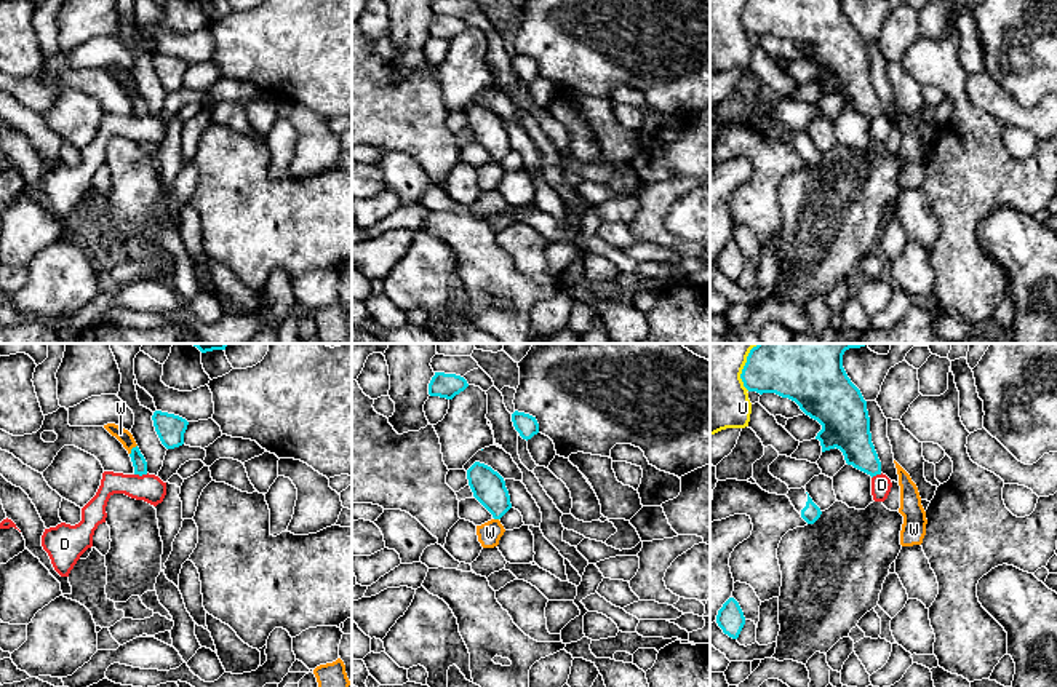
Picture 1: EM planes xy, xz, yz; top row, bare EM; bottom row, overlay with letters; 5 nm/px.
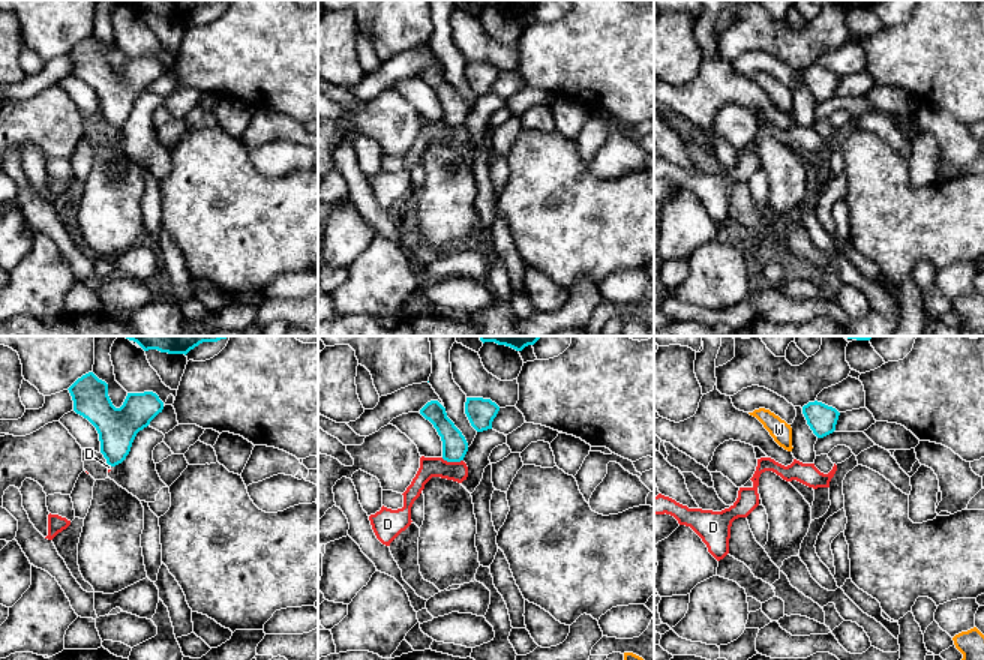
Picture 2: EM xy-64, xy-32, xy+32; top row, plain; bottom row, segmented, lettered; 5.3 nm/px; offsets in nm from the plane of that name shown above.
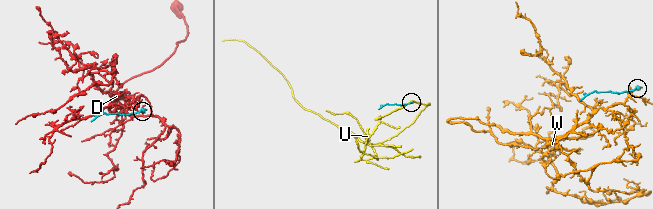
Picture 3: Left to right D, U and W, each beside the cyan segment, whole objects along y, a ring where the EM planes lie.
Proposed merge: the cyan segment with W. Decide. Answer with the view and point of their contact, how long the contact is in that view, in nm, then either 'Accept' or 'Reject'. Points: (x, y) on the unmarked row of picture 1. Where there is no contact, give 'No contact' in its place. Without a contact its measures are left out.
Touches cyan at xy (131, 91). Shared border 70 nm. Reject

